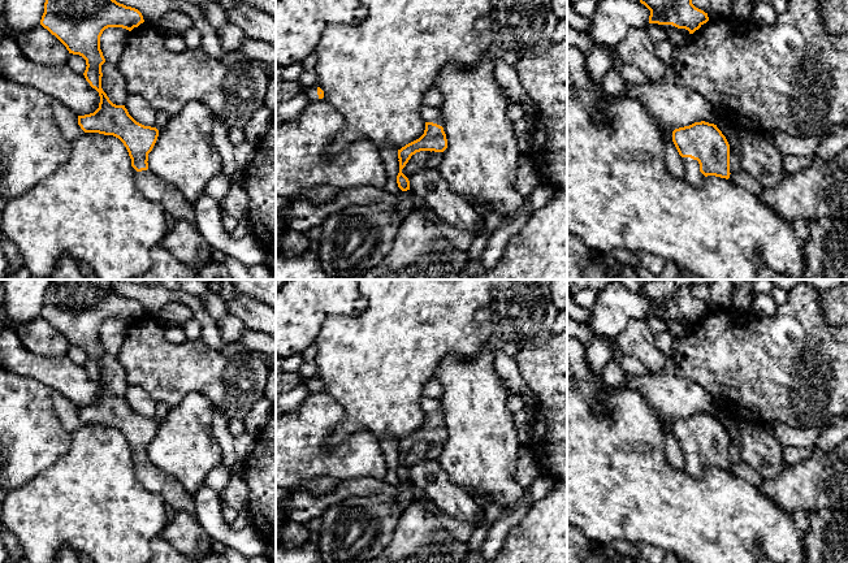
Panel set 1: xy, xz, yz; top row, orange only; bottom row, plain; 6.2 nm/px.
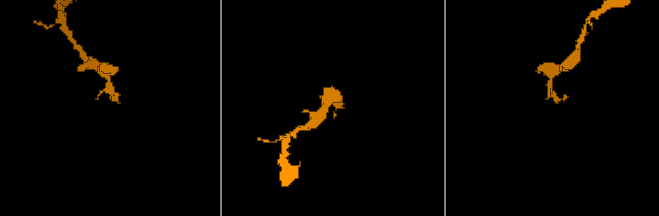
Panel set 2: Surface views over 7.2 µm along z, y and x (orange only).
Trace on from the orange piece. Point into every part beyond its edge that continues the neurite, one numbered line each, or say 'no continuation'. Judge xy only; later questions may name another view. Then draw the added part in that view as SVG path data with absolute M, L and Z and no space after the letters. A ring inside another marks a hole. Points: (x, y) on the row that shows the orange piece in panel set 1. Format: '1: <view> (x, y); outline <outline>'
1: xy (152, 187); outline M133 168L133 170L137 187L147 199L159 203L176 220L189 221L196 226L194 204L181 191L159 178L150 169L137 172Z

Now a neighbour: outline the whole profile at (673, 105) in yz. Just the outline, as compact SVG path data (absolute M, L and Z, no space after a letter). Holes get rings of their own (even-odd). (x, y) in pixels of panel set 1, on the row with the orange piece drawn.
M670 75L658 82L628 83L622 96L637 99L657 120L665 144L674 144L675 129L701 121L717 125L722 118L705 98L688 87L678 86Z

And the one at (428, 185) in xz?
M423 166L411 174L408 181L410 191L442 222L476 235L489 237L490 233L485 228L485 213L467 199L451 192L438 169Z

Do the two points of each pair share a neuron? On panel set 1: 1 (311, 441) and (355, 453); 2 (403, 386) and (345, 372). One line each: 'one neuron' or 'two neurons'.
1: one neuron
2: one neuron

